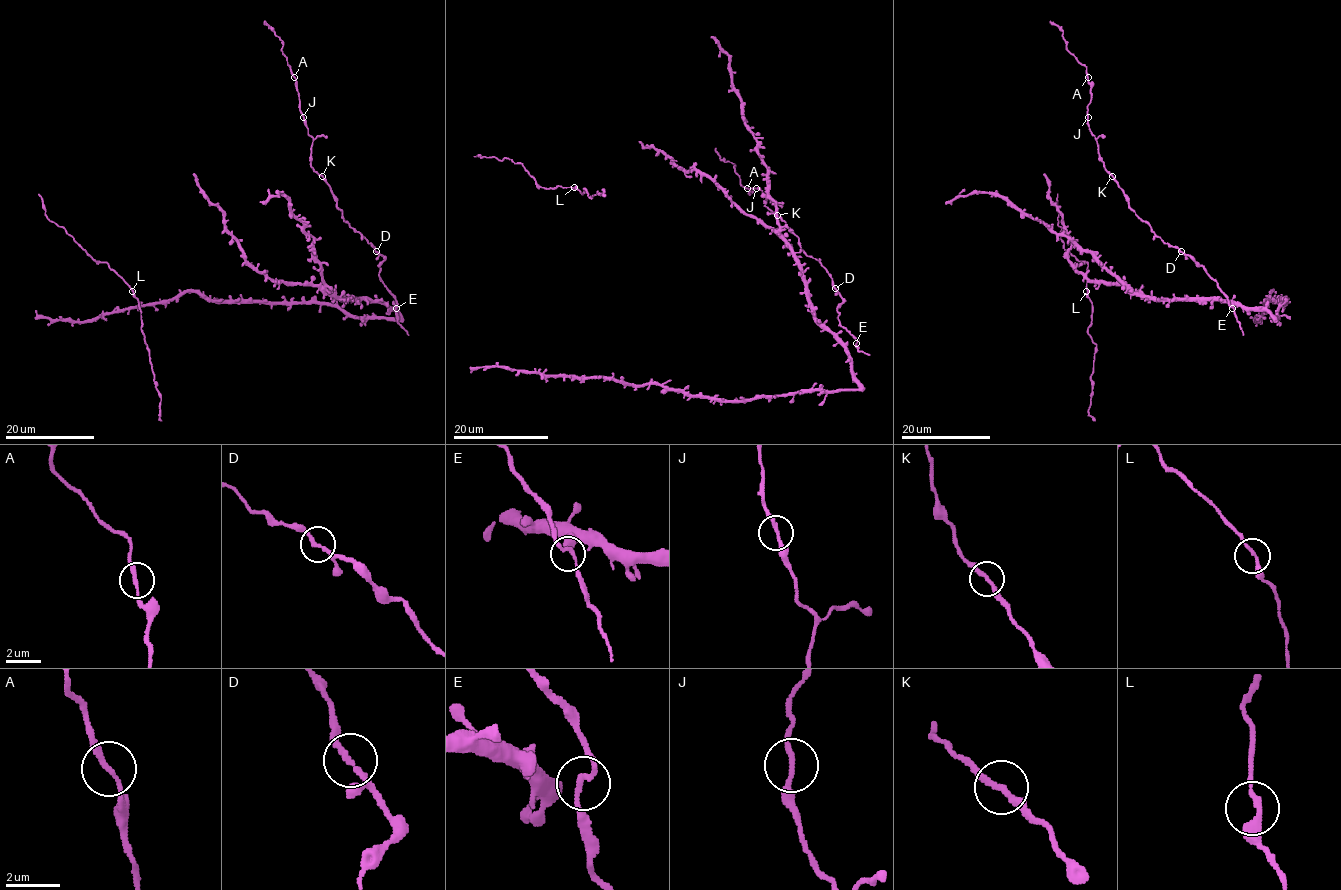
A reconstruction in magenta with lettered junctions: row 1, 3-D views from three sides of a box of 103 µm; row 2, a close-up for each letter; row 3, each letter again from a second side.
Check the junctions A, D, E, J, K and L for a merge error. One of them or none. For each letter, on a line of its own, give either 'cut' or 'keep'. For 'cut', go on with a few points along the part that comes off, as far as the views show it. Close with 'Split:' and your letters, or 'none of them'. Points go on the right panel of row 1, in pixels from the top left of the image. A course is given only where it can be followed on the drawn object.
A: keep
D: keep
E: keep
J: keep
K: keep
L: keep
Split: none of them

